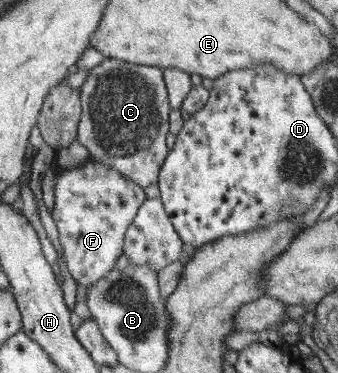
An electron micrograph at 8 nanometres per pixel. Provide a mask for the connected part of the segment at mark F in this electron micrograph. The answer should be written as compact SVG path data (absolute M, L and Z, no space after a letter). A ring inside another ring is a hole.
M89 159L76 168L55 170L55 200L51 215L69 272L86 288L107 277L122 257L125 238L136 214L147 200L144 188L118 170Z

